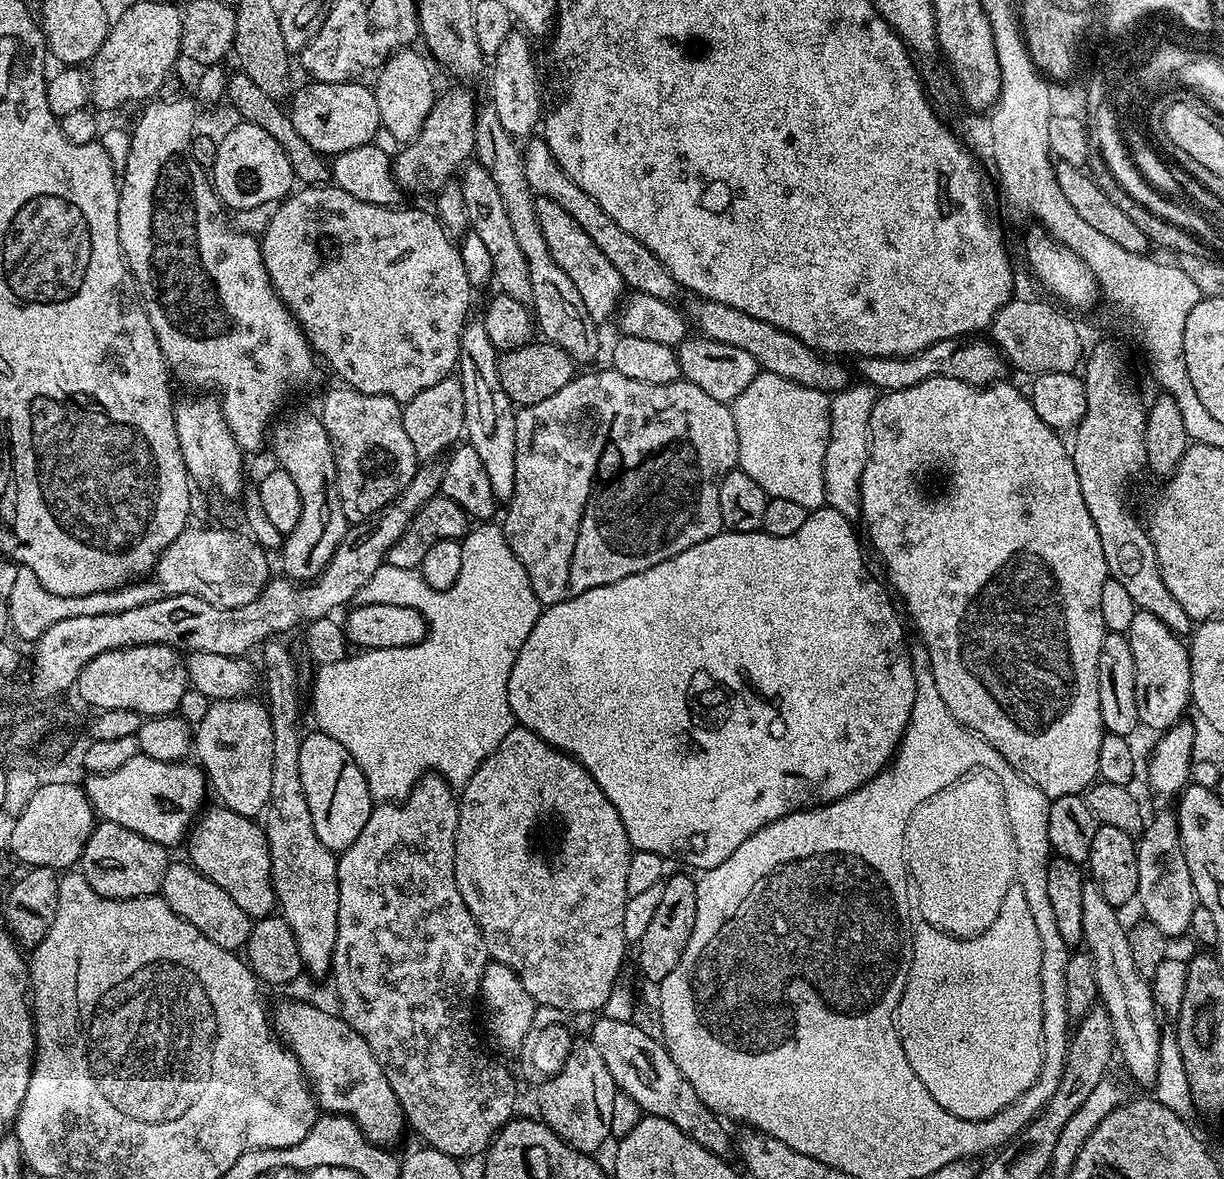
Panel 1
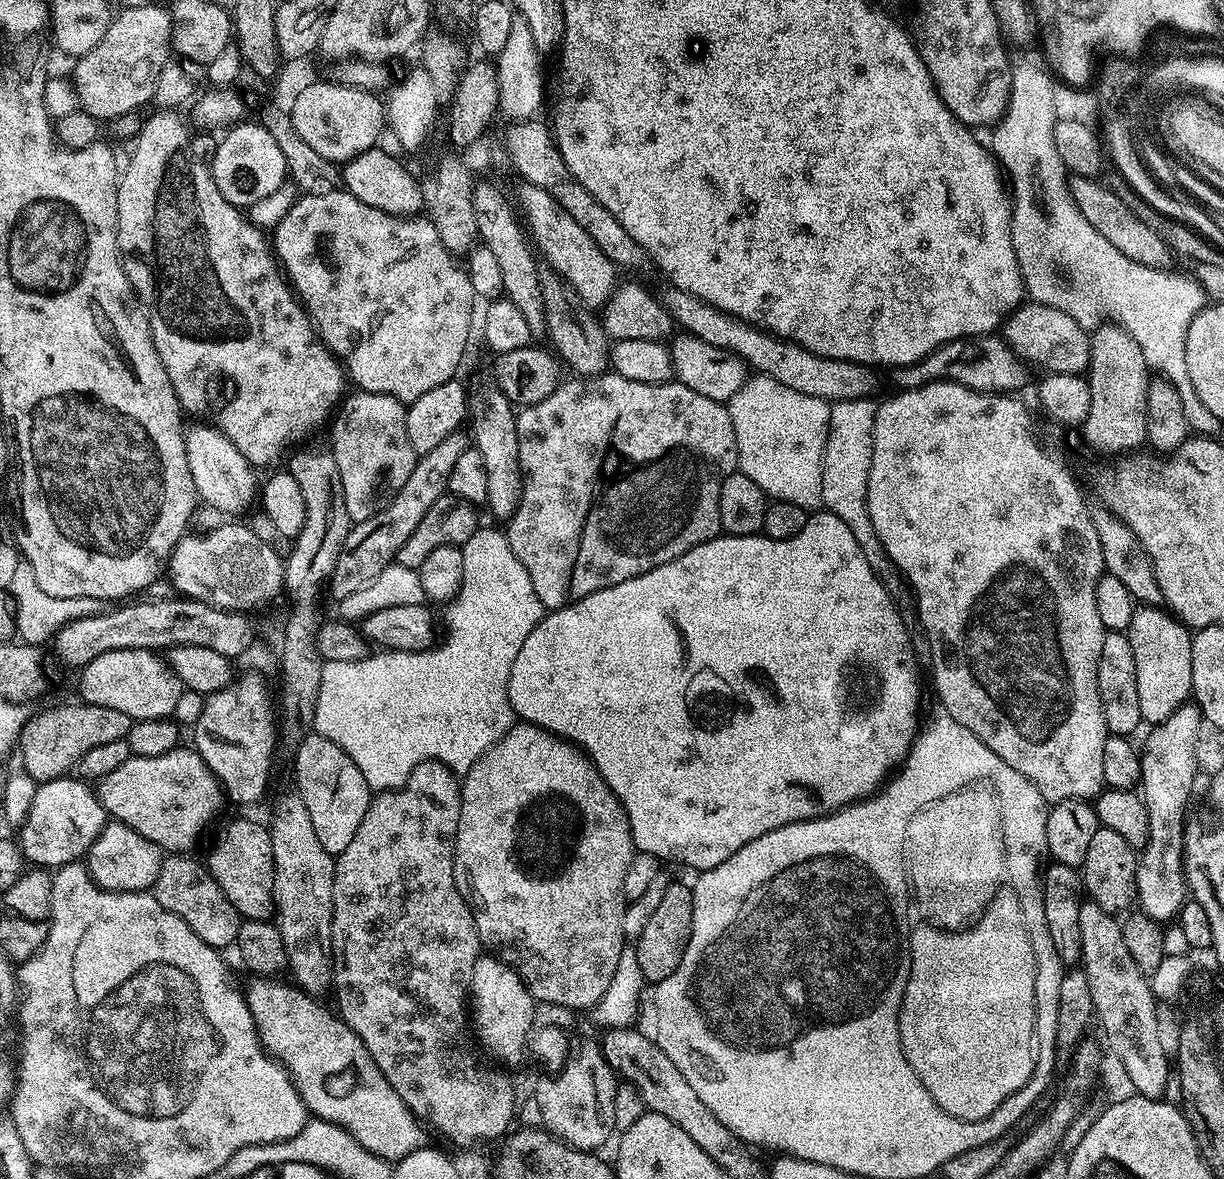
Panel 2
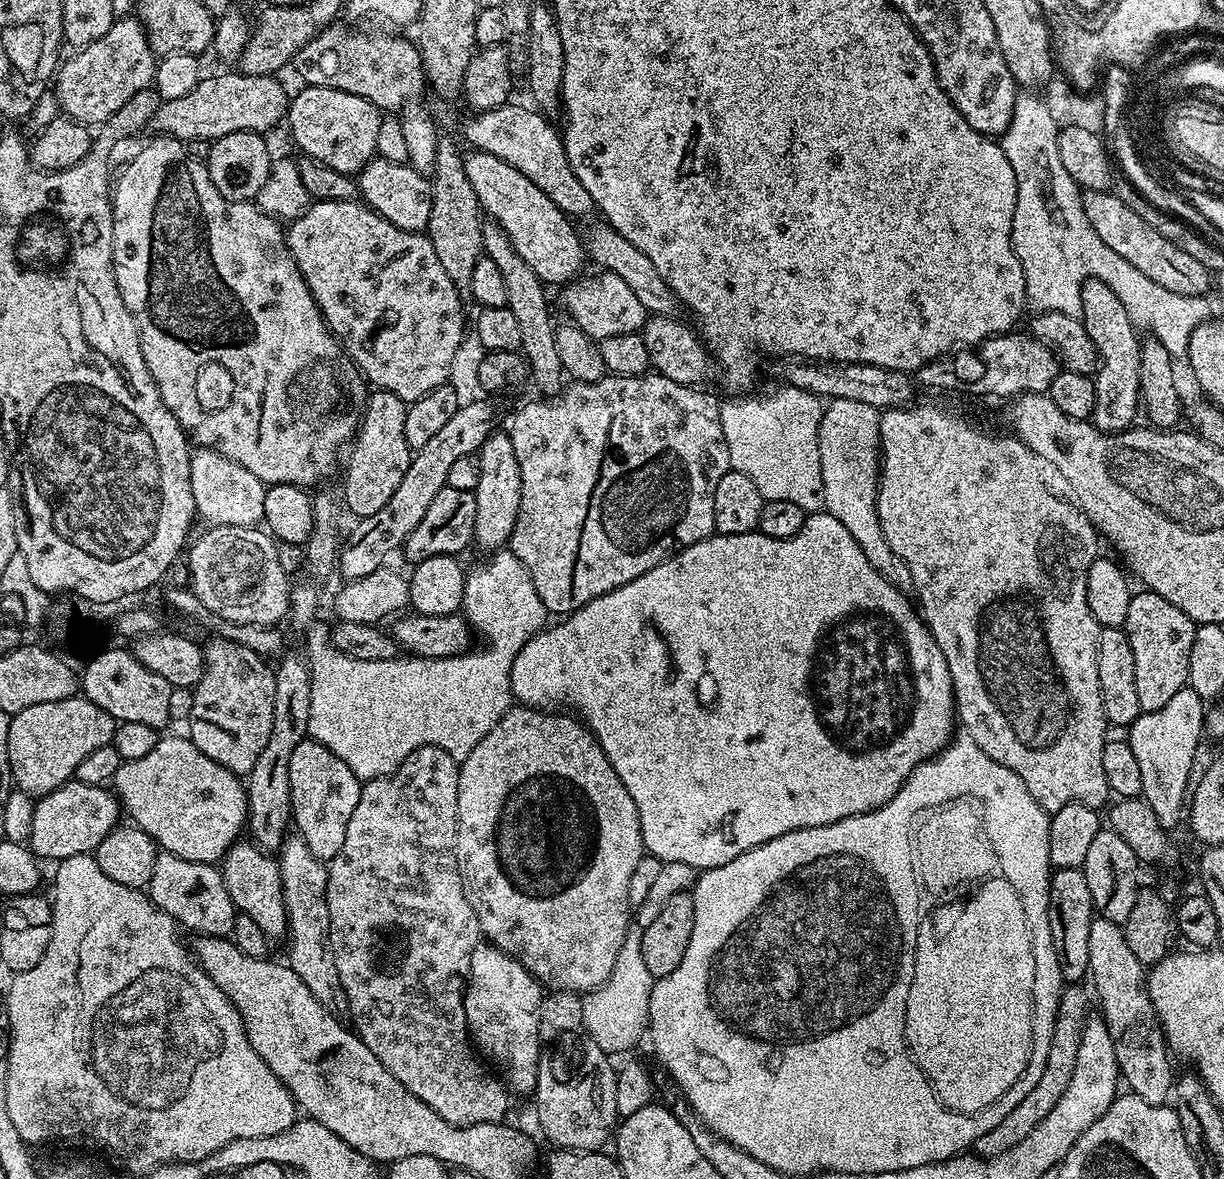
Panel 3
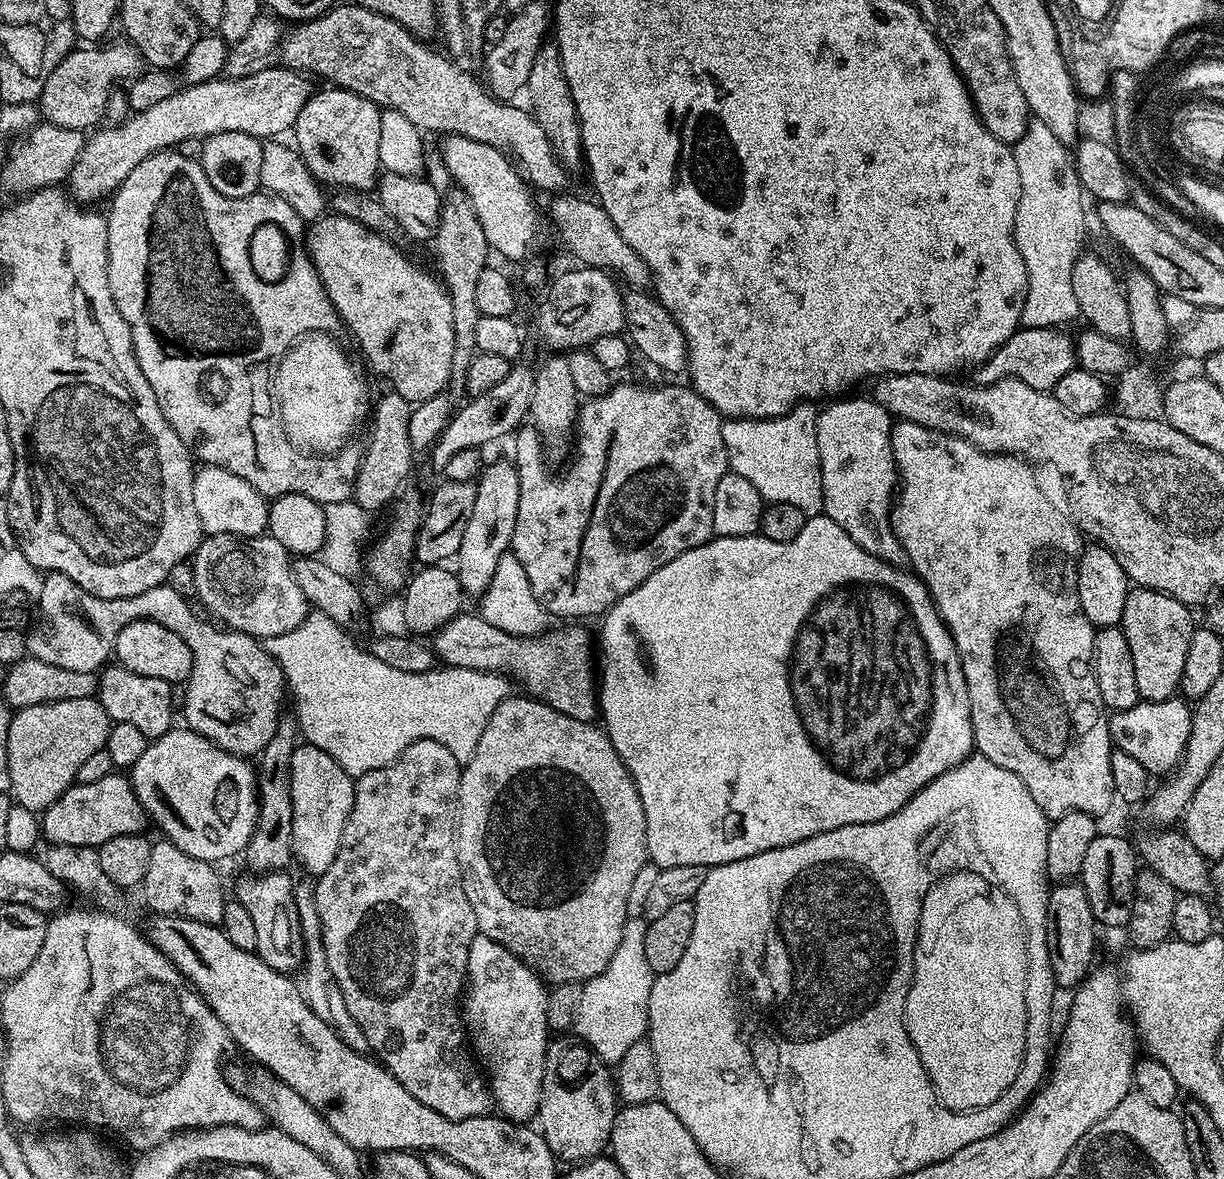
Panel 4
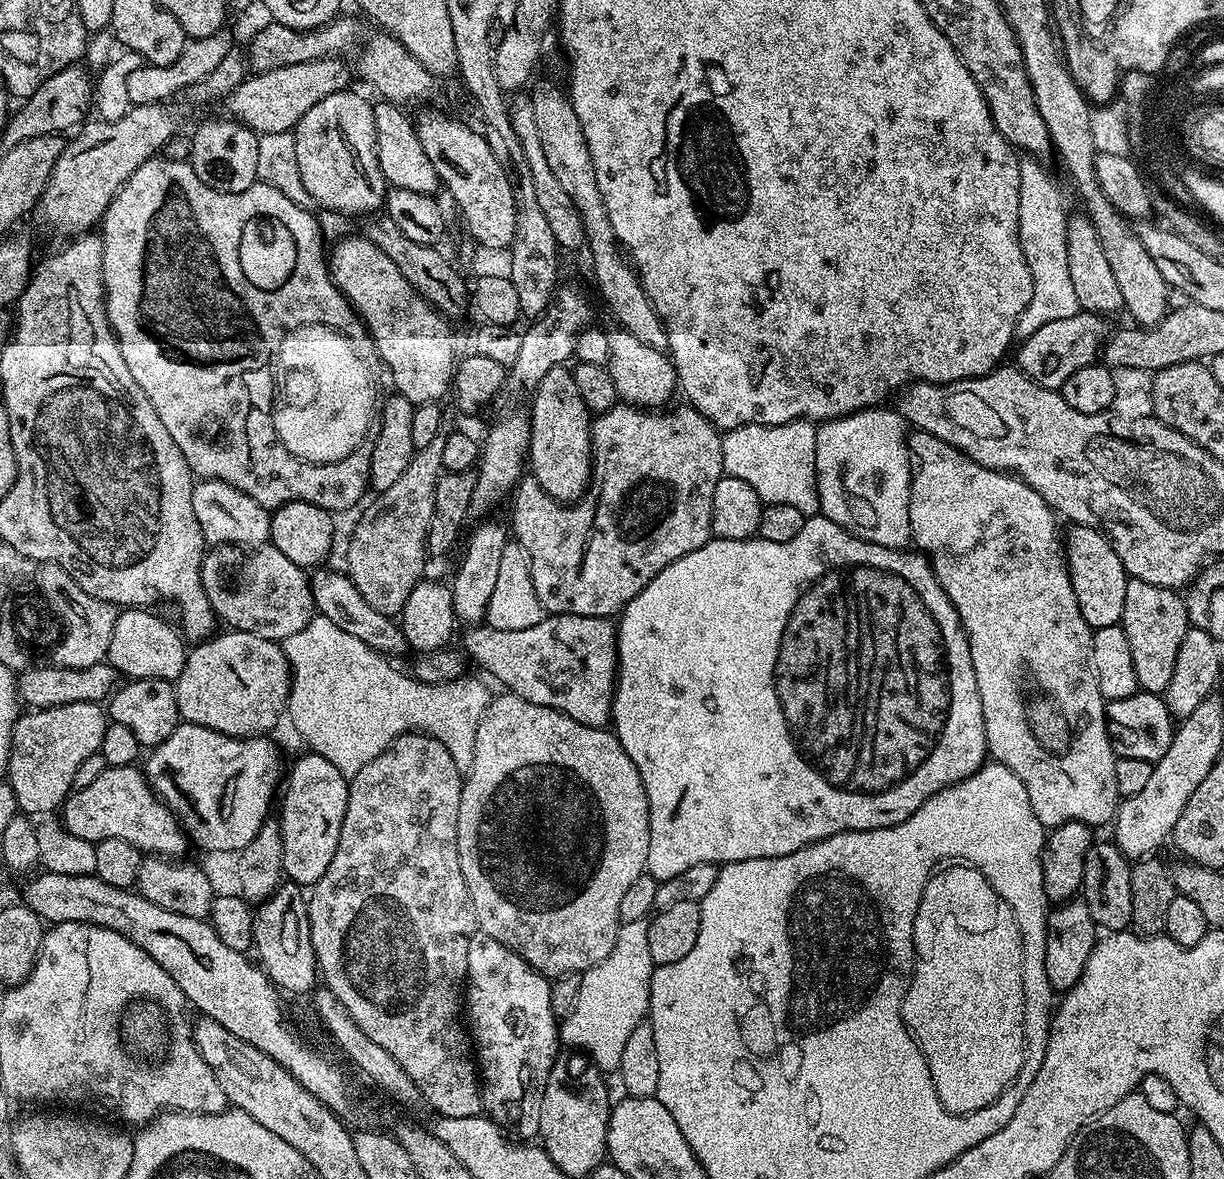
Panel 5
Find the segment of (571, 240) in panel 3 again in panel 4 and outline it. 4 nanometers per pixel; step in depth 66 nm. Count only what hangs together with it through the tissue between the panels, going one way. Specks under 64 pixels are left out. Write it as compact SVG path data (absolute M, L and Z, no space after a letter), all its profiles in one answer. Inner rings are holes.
M451 134L445 135L443 140L443 171L452 175L454 182L452 184L463 191L466 198L473 204L474 212L477 214L478 222L481 223L489 249L495 254L497 252L498 255L505 256L508 260L522 259L540 232L540 212L532 205L531 194L533 195L533 193L530 191L525 177L521 175L513 161L505 153L498 151L497 148L486 142L474 142L465 136Z

